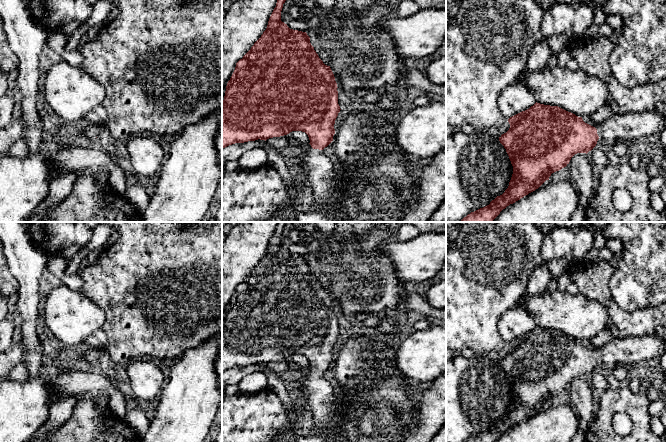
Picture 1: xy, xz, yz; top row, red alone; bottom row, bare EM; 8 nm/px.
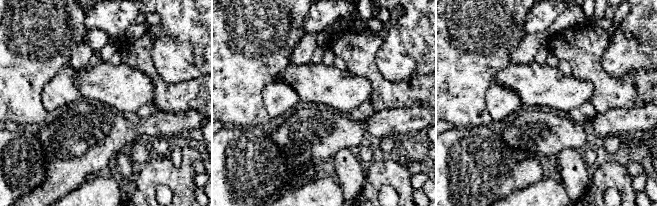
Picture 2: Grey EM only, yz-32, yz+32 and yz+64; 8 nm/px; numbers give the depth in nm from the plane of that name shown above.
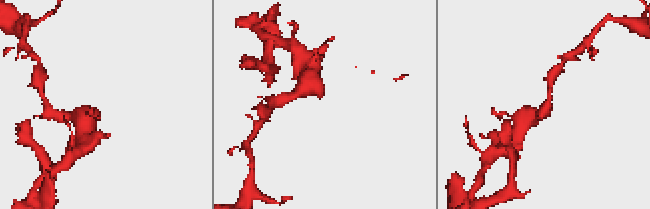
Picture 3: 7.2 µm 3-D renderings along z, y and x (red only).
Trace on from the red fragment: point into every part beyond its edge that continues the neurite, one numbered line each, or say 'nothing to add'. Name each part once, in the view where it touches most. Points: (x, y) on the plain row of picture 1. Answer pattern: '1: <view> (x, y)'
1: yz (620, 351)

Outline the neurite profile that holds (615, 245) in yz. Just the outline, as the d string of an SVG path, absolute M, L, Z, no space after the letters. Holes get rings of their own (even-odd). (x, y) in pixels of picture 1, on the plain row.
M619 239L606 240L605 247L611 250L613 253L622 252L622 243Z

